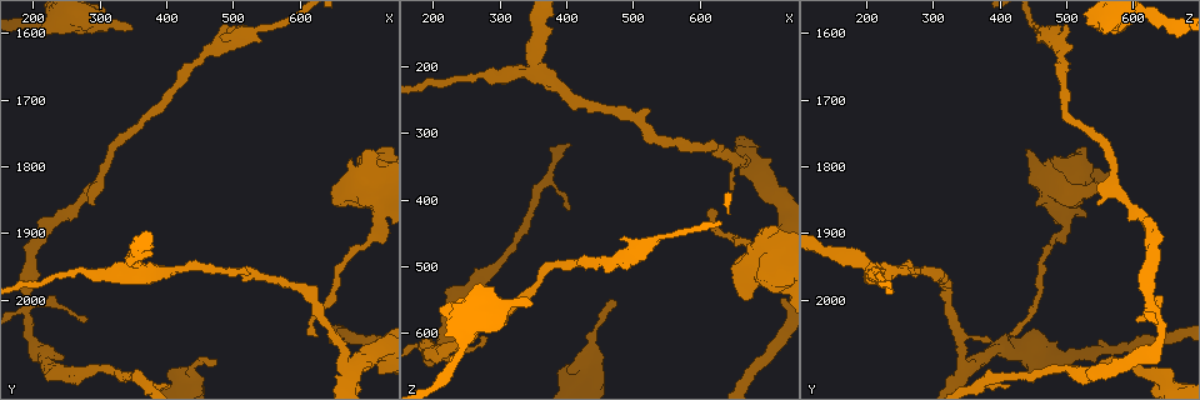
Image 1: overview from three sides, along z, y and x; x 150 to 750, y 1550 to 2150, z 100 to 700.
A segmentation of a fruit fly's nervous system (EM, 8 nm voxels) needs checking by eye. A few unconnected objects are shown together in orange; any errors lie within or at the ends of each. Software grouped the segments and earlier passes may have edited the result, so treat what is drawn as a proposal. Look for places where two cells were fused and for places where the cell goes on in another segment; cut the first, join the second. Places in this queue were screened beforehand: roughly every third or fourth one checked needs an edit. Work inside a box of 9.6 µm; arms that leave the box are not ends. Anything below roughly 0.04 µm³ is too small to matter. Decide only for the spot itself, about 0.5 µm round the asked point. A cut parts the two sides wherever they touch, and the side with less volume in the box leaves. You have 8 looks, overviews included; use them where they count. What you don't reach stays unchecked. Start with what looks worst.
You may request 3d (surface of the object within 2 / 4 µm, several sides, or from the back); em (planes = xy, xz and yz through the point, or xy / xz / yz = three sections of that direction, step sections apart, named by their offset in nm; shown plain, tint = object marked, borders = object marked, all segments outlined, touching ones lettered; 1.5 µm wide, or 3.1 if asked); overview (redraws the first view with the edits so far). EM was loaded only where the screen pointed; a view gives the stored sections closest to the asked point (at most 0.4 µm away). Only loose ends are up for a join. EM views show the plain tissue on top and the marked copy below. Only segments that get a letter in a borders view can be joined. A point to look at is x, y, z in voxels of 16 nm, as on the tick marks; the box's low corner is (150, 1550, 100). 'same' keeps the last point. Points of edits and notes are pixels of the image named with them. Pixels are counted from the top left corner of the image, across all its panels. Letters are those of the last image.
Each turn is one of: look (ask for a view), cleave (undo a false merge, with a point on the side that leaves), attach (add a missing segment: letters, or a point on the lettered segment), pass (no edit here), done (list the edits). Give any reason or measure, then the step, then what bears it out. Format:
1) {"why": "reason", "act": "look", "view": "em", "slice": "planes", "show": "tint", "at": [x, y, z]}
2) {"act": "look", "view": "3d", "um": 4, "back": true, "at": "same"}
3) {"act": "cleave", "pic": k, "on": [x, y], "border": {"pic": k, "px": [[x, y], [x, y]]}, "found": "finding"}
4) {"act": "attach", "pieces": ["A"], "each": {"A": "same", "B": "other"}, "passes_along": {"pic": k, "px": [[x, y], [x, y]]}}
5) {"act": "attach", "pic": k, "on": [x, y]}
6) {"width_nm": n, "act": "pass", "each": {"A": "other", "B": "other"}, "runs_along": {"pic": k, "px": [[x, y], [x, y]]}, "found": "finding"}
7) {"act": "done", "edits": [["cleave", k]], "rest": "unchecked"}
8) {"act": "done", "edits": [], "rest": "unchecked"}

{"why": "long arm stops here", "act": "look", "view": "3d", "um": 4, "at": [620, 2060, 420]}

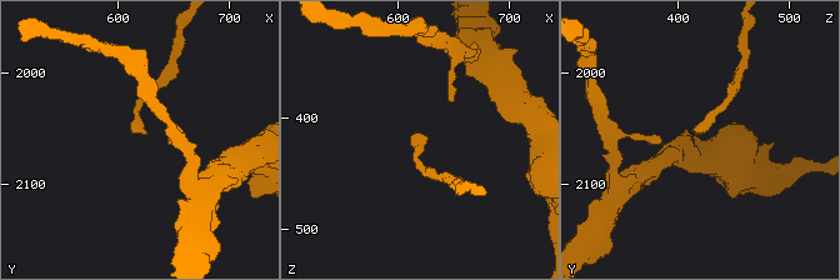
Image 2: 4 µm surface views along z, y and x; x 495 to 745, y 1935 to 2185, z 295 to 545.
{"why": "now the EM", "act": "look", "view": "em", "slice": "planes", "show": "tint", "at": [628, 2058, 420]}

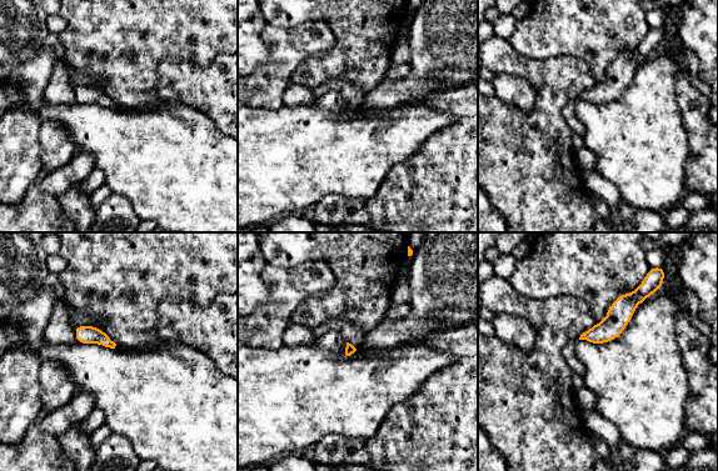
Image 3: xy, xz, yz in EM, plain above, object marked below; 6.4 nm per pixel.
{"why": "see the neighbours", "act": "look", "view": "em", "slice": "planes", "show": "borders", "at": "same"}

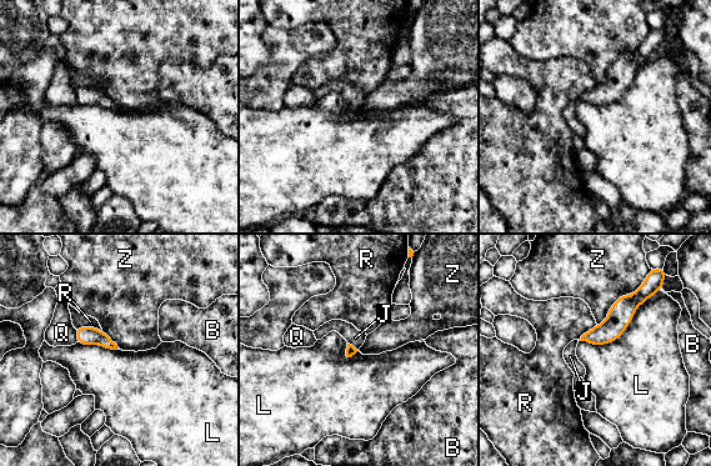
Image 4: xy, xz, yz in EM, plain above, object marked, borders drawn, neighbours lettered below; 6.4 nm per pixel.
{"longest_contact_nm": ["L", 550], "act": "attach", "pieces": ["J"], "each": {"B": "other", "J": "same", "L": "other", "Q": "other", "R": "other", "Z": "other"}, "found": "it goes on there"}

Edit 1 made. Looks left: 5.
{"why": "branch stops here", "act": "look", "view": "3d", "um": 2, "back": true, "at": [350, 1595, 555]}

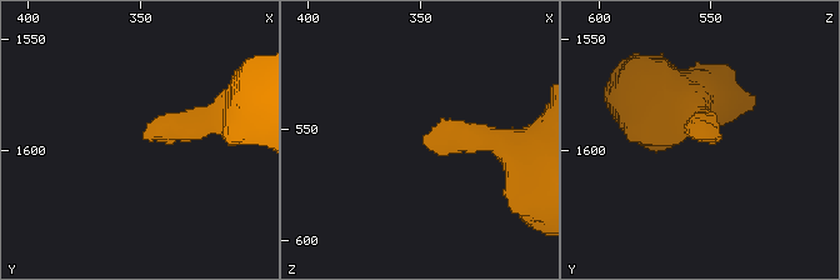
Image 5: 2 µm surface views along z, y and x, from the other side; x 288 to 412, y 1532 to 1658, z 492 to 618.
{"act": "look", "view": "em", "slice": "planes", "show": "borders", "at": [350, 1593, 555]}

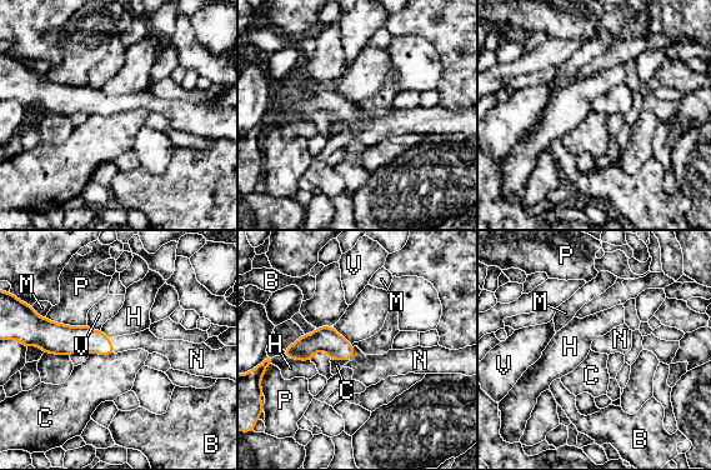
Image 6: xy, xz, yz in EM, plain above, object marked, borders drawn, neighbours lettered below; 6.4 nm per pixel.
{"act": "attach", "pieces": ["N"], "each": {"B": "other", "C": "other", "H": "other", "M": "other", "N": "same", "P": "other", "V": "other"}, "found": "it goes on there"}

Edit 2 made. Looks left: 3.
{"why": "free end", "act": "look", "view": "3d", "um": 2, "at": [670, 1820, 545]}

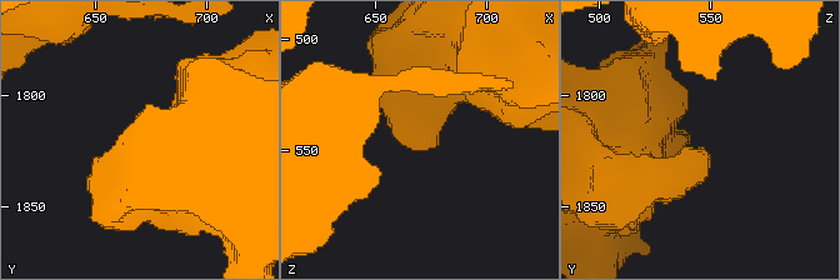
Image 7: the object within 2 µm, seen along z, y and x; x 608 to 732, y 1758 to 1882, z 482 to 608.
{"why": "need the tissue", "act": "look", "view": "em", "slice": "xz", "step": 8, "show": "borders", "at": [668, 1824, 545]}

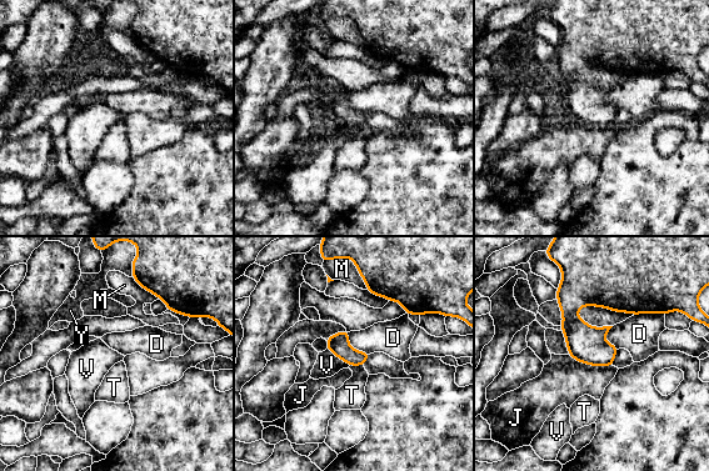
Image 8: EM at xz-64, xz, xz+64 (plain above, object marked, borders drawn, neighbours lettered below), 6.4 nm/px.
{"act": "look", "view": "em", "slice": "planes", "show": "borders", "at": "same"}

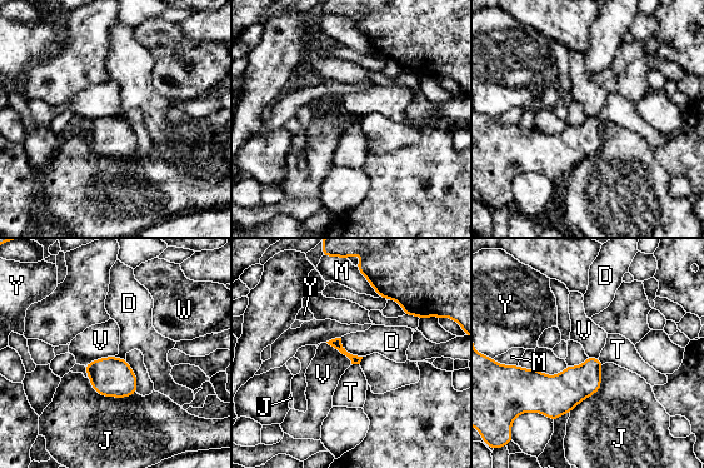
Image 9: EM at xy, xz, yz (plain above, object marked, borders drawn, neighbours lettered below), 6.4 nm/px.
{"longest_contact_nm": ["J", 340], "act": "pass", "each": {"D": "other", "J": "other", "M": "other", "T": "other", "V": "other", "W": "other", "Y": "other"}, "border": {"pic": 9, "px": [[114, 356], [96, 358], [84, 366]]}, "found": "no lettered segment goes on from it"}

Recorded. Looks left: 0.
{"act": "done", "edits": [["attach", 4], ["attach", 6]], "rest": "unchecked"}

